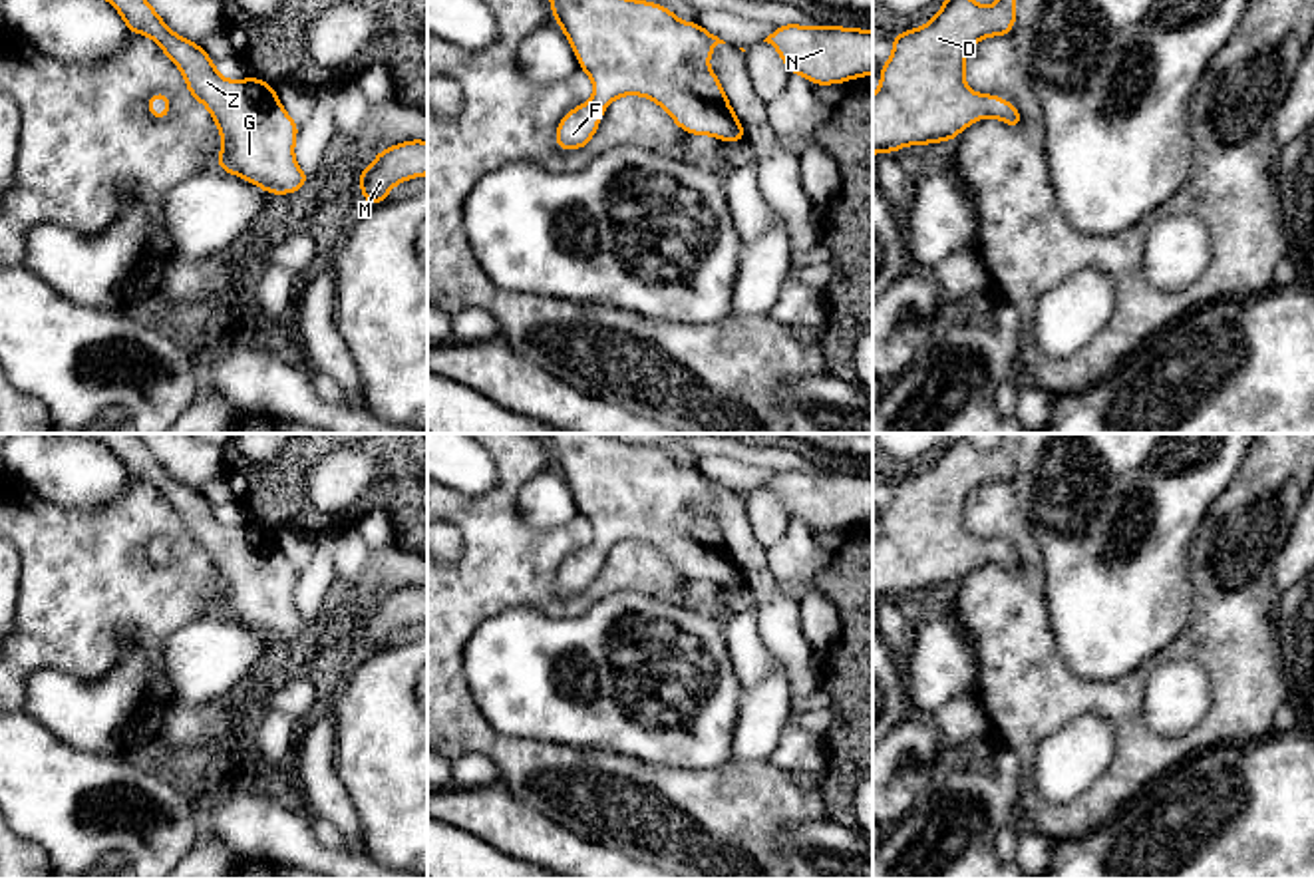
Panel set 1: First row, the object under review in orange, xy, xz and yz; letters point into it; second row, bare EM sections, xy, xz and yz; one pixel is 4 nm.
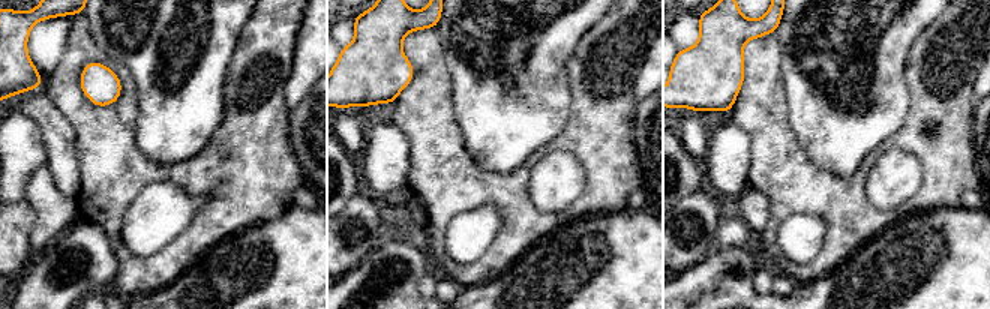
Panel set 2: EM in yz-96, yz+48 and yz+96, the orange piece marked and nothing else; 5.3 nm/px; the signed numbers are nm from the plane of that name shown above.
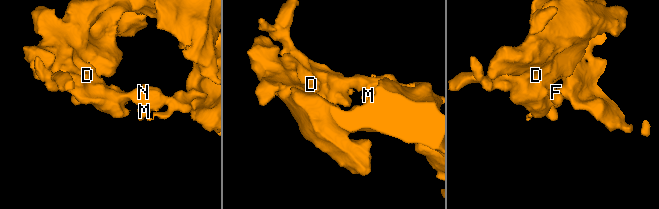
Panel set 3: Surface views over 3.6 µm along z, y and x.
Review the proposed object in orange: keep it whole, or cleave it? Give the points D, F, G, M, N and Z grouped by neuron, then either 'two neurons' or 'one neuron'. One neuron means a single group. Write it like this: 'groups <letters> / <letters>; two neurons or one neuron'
groups D F G M N Z; one neuron

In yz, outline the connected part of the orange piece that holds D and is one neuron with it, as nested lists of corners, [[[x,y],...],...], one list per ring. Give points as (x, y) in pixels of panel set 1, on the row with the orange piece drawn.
[[[944,0],[922,28],[891,36],[893,58],[879,66],[881,88],[873,95],[873,155],[906,145],[954,141],[982,117],[1020,129],[1018,107],[992,93],[972,93],[964,64],[968,48],[988,36],[1010,36],[1016,0],[980,6]]]

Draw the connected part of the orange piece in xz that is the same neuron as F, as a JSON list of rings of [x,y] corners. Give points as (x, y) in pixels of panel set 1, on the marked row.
[[[549,0],[553,20],[563,28],[575,50],[580,70],[594,84],[594,97],[565,113],[557,125],[555,143],[563,151],[582,149],[598,129],[604,109],[620,95],[644,95],[656,101],[688,135],[712,135],[720,141],[741,143],[745,129],[732,109],[724,86],[710,70],[708,60],[718,44],[726,44],[698,22],[680,22],[662,4],[644,0]]]

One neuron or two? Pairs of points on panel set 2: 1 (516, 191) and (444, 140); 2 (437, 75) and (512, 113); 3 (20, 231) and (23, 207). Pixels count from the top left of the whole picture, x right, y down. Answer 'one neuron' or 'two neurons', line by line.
1: one neuron
2: two neurons
3: one neuron

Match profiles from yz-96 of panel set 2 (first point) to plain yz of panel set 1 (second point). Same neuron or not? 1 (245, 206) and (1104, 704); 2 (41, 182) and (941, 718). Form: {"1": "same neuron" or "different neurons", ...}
{"1": "same neuron", "2": "same neuron"}

